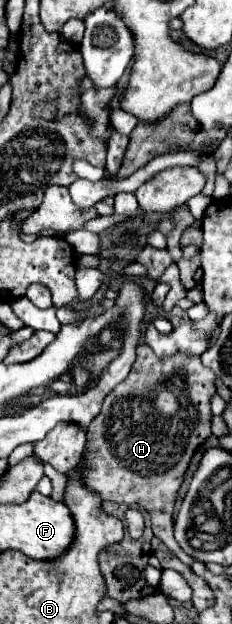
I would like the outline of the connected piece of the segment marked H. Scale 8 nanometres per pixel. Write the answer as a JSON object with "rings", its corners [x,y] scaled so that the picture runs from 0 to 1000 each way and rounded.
{"rings":[[[612,548],[586,561],[586,580],[534,612],[517,612],[466,638],[448,638],[431,663],[379,683],[379,712],[362,728],[362,769],[397,785],[414,785],[440,801],[483,801],[517,808],[595,808],[655,830],[664,859],[681,859],[793,904],[828,904],[836,894],[784,888],[776,875],[741,856],[741,824],[767,782],[784,776],[793,756],[819,744],[836,721],[905,699],[905,638],[931,628],[914,593],[871,587],[862,571],[759,567],[741,574],[681,574],[664,561]]]}

